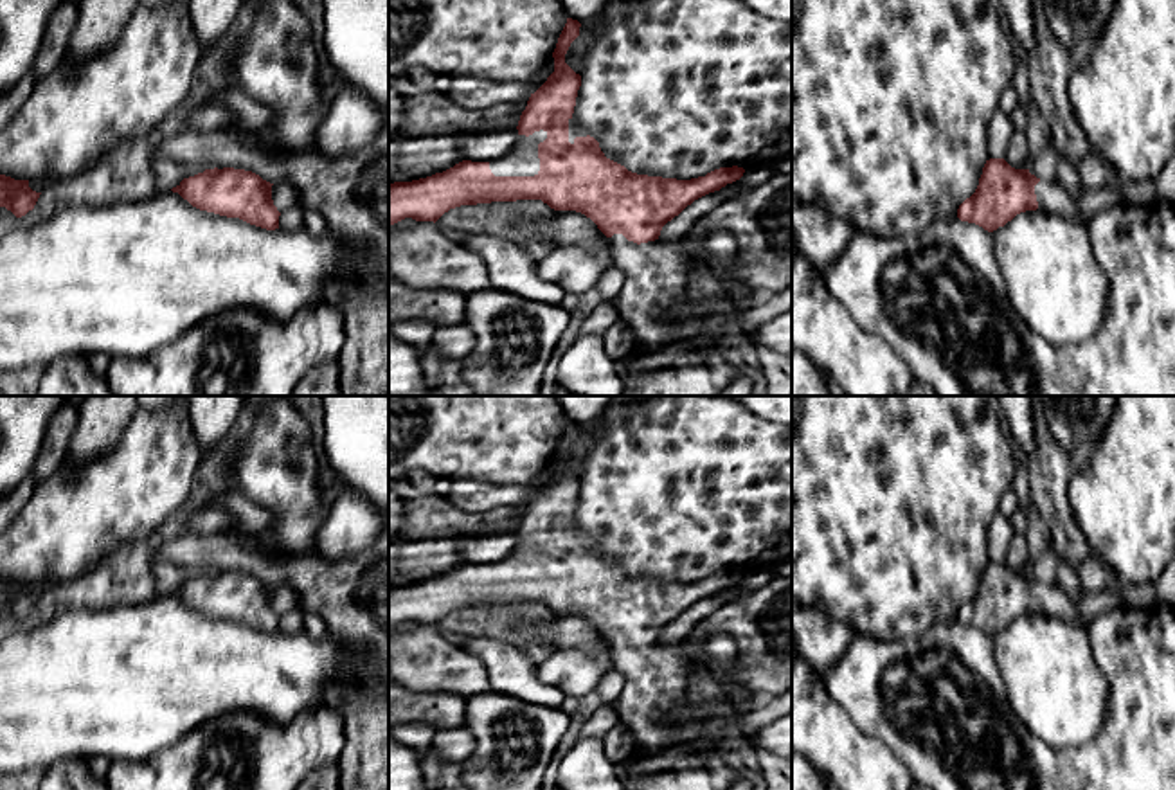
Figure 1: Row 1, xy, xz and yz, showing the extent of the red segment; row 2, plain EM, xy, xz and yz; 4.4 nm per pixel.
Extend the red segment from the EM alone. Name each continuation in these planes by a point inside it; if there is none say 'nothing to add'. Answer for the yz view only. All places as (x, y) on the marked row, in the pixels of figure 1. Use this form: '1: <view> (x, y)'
1: yz (1051, 197)

